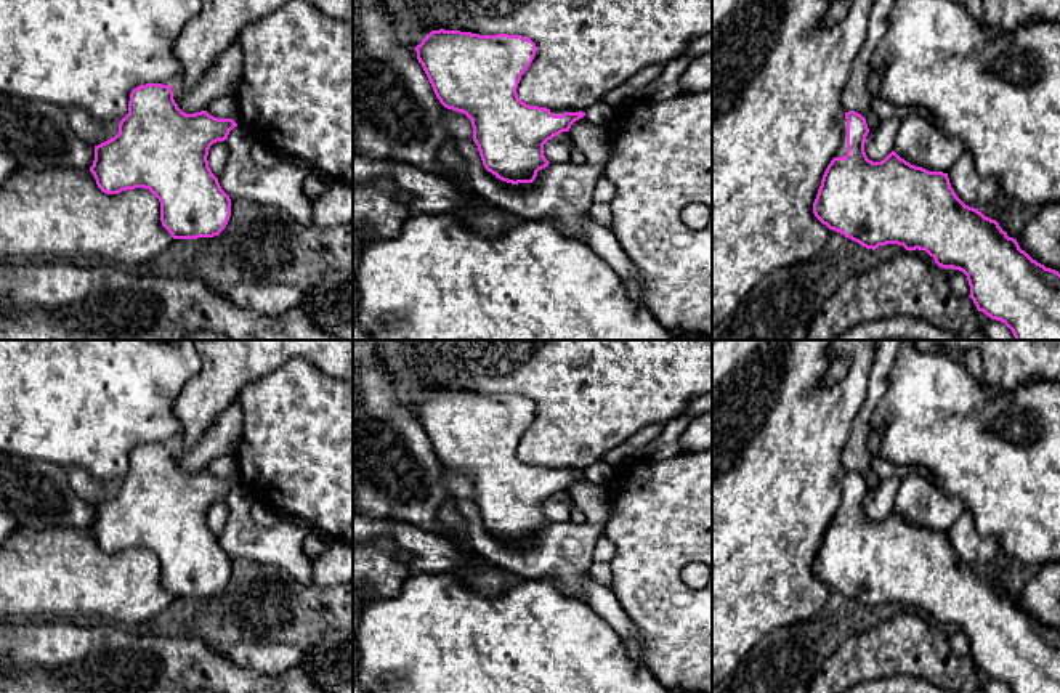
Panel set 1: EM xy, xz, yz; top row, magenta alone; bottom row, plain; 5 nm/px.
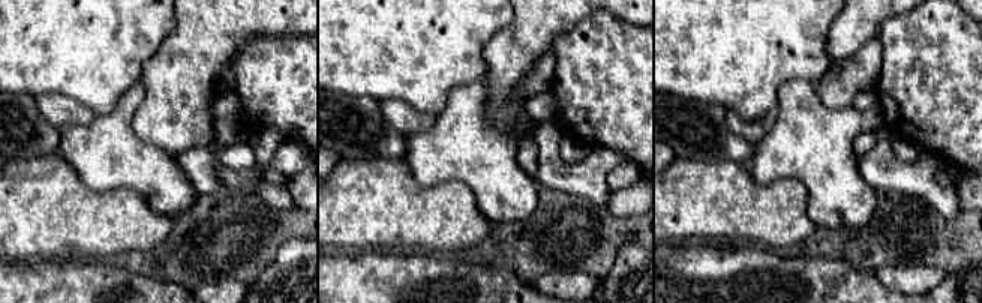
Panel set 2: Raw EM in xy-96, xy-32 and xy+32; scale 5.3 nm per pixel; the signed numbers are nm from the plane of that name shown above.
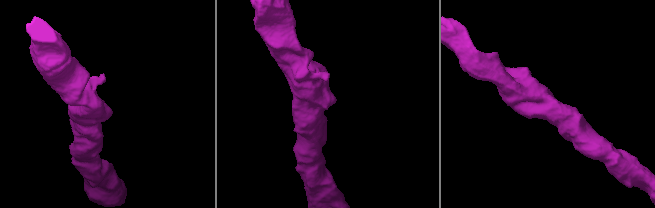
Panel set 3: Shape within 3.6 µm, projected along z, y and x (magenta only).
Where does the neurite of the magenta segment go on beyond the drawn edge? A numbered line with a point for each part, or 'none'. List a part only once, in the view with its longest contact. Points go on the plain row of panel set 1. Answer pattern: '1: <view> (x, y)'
1: yz (842, 509)

